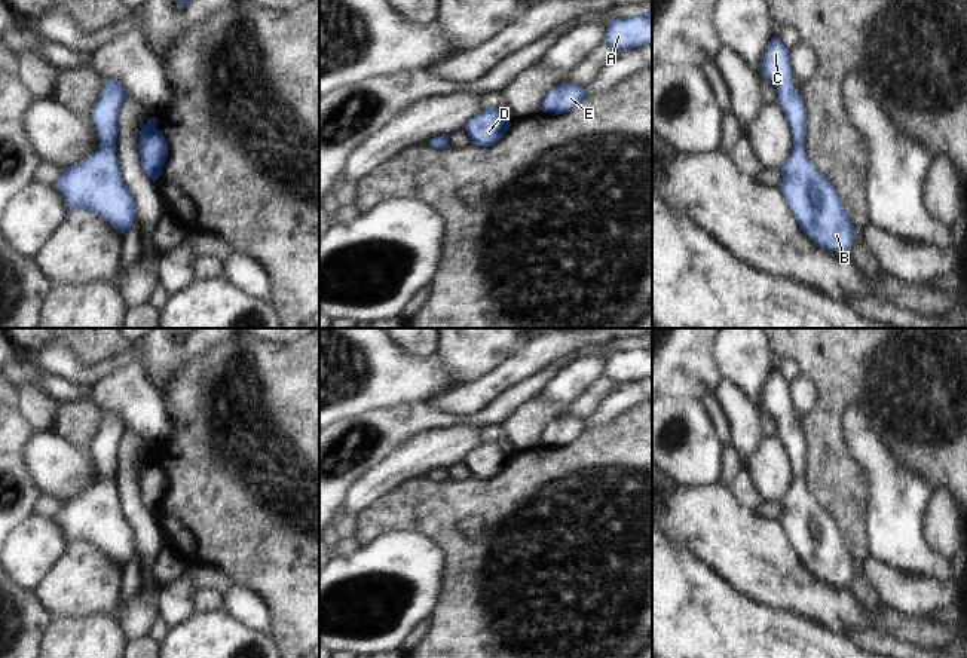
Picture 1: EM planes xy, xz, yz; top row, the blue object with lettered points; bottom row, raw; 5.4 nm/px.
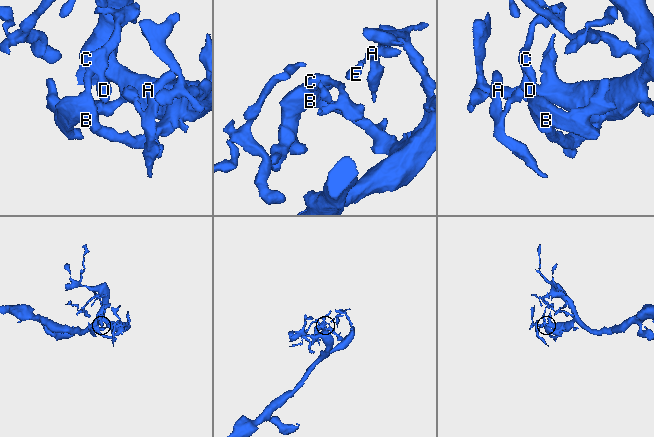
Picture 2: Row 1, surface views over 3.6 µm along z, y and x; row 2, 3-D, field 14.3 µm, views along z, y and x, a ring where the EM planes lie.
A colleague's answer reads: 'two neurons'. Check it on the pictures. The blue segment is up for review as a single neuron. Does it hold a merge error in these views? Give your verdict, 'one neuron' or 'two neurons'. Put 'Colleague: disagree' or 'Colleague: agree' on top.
Colleague: disagree
one neuron

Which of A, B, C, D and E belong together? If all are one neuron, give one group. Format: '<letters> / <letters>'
A B C D E

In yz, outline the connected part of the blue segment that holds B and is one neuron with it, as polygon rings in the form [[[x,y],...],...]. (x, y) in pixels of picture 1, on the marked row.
[[[772,37],[763,56],[762,71],[777,86],[777,102],[783,107],[793,134],[795,150],[784,163],[781,193],[799,227],[818,245],[836,253],[850,253],[856,229],[829,180],[805,154],[807,113],[793,86],[790,52]]]

